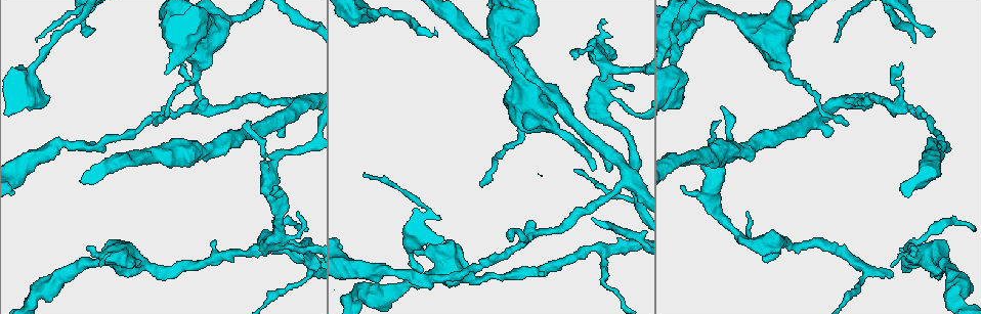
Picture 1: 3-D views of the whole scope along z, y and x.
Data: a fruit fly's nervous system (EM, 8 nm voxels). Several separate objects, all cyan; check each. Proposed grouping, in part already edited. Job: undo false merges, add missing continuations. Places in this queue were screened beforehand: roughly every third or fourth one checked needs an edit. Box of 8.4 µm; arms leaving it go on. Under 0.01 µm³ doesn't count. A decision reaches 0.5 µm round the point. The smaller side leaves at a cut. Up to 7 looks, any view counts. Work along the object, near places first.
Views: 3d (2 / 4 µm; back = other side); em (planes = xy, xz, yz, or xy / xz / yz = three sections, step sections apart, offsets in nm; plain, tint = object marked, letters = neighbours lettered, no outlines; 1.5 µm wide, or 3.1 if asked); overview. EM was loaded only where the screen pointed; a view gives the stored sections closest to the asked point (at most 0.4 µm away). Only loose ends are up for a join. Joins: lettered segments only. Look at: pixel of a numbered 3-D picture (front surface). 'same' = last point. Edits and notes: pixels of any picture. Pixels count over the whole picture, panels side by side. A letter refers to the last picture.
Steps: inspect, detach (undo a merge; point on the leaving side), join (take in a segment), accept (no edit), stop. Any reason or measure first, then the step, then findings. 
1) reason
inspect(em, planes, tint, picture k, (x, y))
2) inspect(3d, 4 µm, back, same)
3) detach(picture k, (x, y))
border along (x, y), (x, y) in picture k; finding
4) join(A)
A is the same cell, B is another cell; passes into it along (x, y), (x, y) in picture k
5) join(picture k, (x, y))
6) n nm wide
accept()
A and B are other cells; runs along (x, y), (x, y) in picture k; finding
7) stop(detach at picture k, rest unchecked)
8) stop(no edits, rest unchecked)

free end
inspect(em, xy, step 4, tint, picture 1, (421, 247))

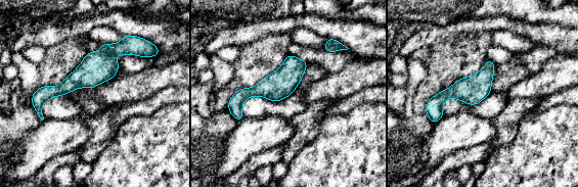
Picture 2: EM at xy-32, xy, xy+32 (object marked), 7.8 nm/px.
inspect(em, planes, letters, same)

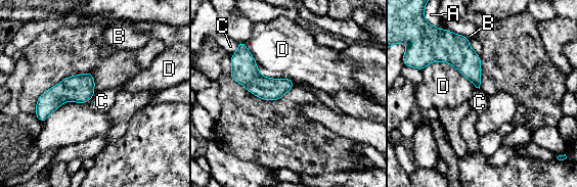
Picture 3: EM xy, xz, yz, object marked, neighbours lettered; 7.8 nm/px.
180 nm wide
accept()
A, B, C and D are other cells; border along (237, 44), (237, 50), (230, 55) in picture 3; no lettered segment goes on from it

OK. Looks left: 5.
thin end
inspect(em, yz, step 8, tint, picture 1, (155, 125))

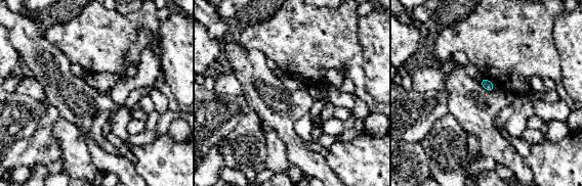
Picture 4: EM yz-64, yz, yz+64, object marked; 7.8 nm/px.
inspect(em, xy, step 4, tint, same)

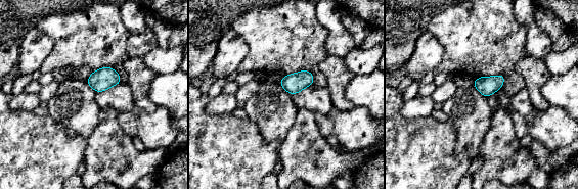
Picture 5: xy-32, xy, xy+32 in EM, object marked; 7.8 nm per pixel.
see the neighbours
inspect(em, xy, step 4, letters, same)

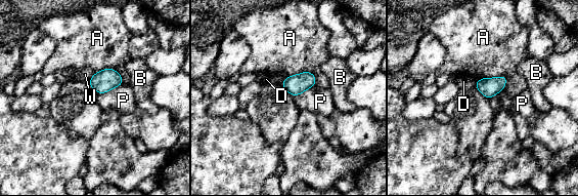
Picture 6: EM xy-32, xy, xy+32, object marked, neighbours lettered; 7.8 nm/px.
A touches over 240 nm
accept()
A, B, D, P and W are other cells; no lettered segment goes on from it

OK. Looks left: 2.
an open end
inspect(em, planes, letters, picture 1, (720, 120))

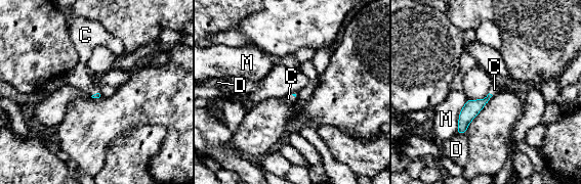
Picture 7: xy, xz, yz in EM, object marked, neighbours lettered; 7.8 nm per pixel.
M touches over 280 nm
join(C)
C is the same cell, D and M are other cells; the neuron continues

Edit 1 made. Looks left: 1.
stop(join at picture 7, rest unchecked)

